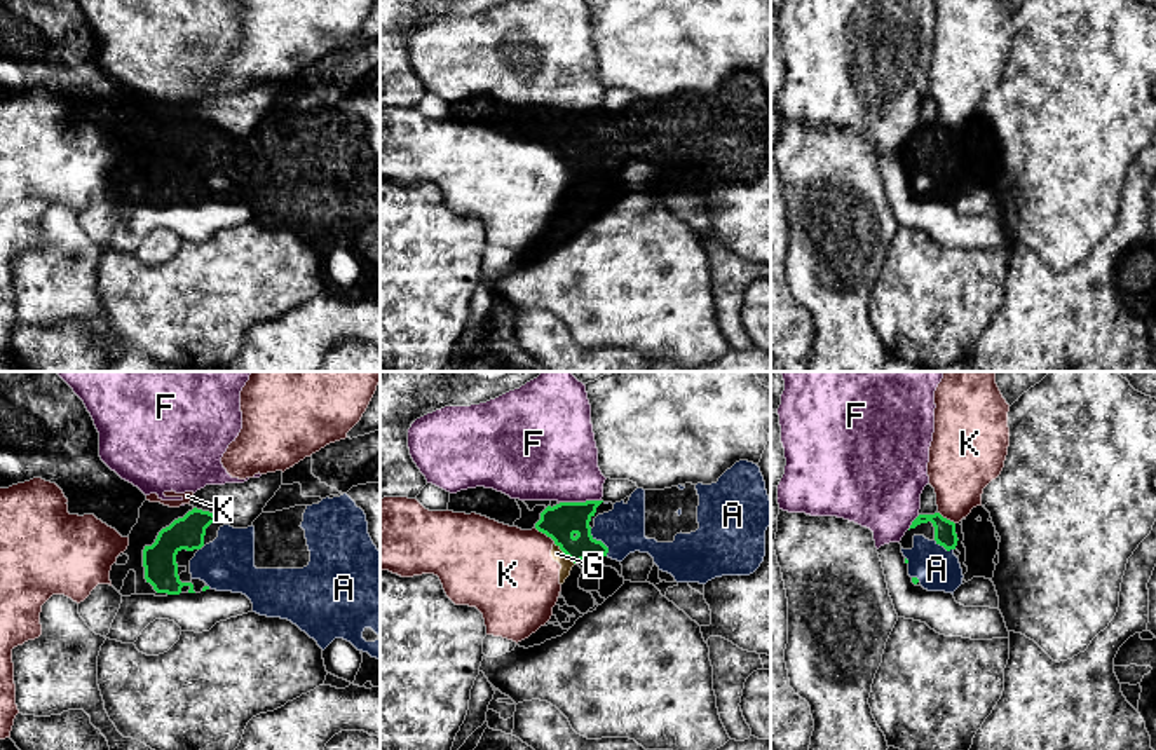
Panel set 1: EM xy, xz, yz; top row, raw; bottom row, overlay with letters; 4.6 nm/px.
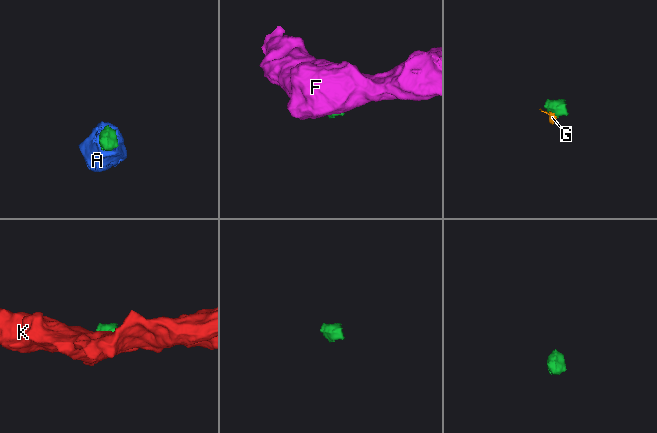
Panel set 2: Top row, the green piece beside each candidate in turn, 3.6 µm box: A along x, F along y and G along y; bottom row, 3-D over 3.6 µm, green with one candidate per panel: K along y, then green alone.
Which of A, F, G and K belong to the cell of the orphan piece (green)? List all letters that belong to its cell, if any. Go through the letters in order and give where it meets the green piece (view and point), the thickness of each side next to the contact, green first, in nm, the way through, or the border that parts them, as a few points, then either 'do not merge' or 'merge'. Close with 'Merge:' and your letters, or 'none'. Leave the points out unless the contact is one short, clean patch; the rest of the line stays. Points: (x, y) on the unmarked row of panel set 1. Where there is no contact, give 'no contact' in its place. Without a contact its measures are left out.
A: xz (600, 150) | 160/200 nm | across xz (560, 131), (574, 131), (600, 150), (623, 138) | merge
F: xz (579, 112) | 160/400 nm | along xz (600, 109), (560, 112) | do not merge
G: xz (564, 161) | 160/60 nm | along xz (555, 152), (574, 173) | do not merge
K: xz (546, 143) | 160/420 nm | along xz (536, 136), (555, 152) | do not merge
Merge: A

